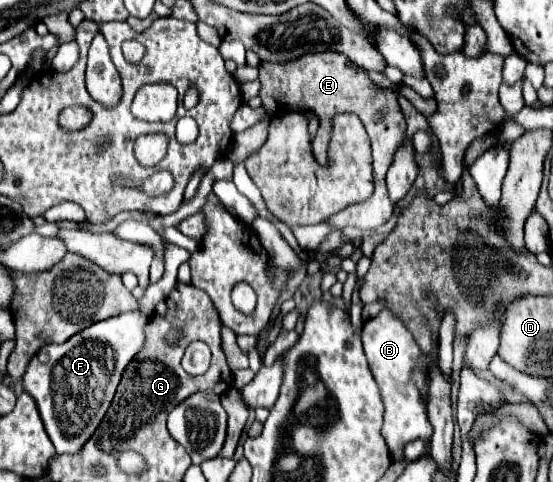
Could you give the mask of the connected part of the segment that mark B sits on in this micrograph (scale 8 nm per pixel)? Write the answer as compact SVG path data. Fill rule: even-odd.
M380 311L374 319L368 319L362 329L362 343L364 353L370 363L370 371L380 387L382 401L386 407L384 413L384 427L382 435L388 445L392 461L406 461L404 459L404 445L414 439L430 439L432 425L428 423L424 403L420 399L420 391L412 387L412 363L416 363L416 355L420 355L420 349L416 347L416 341L412 339L412 333L388 315L388 311Z

